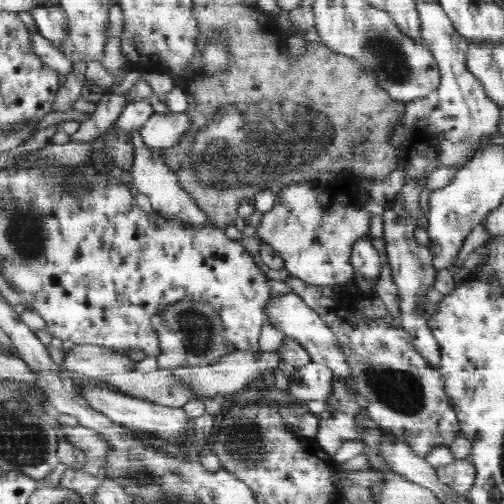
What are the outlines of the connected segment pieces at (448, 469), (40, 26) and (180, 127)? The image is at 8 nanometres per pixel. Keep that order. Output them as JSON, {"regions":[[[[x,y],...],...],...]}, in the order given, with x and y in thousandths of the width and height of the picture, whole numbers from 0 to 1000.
{"regions":[[[[901,911],[901,917],[865,933],[873,956],[885,960],[905,982],[929,984],[944,948],[944,931],[935,911]]],[[[95,10],[60,22],[71,46],[75,63],[113,93],[131,79],[135,71],[135,34],[131,24],[115,10]]],[[[306,224],[278,254],[284,282],[308,296],[331,298],[349,290],[377,254],[373,224]]]]}

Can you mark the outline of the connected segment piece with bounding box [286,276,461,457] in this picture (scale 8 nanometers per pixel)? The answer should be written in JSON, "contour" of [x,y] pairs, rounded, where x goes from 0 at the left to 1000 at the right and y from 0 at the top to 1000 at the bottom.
{"contour":[[[573,548],[567,560],[579,569],[581,581],[587,581],[607,603],[615,605],[667,663],[683,708],[690,716],[694,732],[698,732],[698,754],[694,758],[688,758],[688,754],[681,758],[681,754],[671,754],[663,746],[659,782],[647,790],[655,810],[659,810],[655,845],[635,845],[627,865],[627,877],[639,895],[661,905],[683,873],[718,871],[718,839],[706,831],[706,821],[718,812],[726,813],[730,825],[742,833],[746,847],[756,857],[774,857],[796,875],[806,875],[831,907],[843,907],[865,885],[889,887],[915,861],[905,815],[889,802],[889,784],[881,774],[873,732],[849,720],[823,694],[815,669],[800,649],[786,651],[778,643],[762,639],[758,631],[702,637],[700,619],[706,613],[706,601],[724,585],[687,573],[688,562],[679,563],[679,567],[631,569],[609,563],[583,548]]]}

